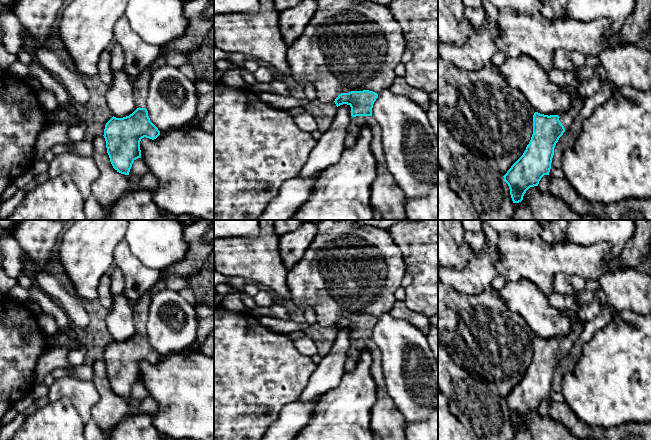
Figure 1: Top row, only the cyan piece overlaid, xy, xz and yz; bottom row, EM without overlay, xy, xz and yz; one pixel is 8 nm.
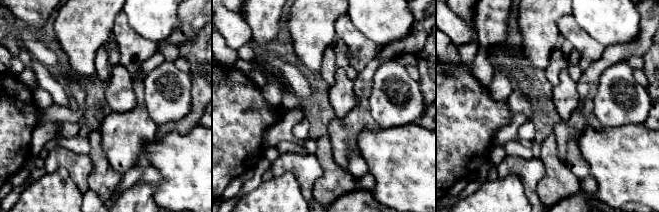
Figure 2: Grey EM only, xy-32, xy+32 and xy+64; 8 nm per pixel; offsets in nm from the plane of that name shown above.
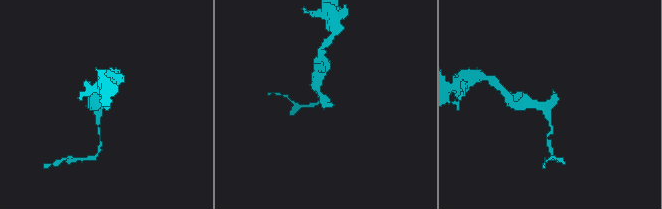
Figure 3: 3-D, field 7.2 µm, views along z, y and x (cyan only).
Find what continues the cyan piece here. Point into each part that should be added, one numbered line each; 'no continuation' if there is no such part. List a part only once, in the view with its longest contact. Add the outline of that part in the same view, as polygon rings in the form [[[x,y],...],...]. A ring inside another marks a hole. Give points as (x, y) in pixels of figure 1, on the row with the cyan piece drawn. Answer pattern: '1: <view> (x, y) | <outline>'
1: xz (386, 196) | [[[373,116],[352,117],[350,125],[348,127],[348,132],[351,133],[354,137],[357,137],[360,134],[363,126],[367,126],[372,133],[370,147],[376,160],[376,178],[373,181],[370,189],[370,201],[372,208],[380,212],[382,220],[407,220],[406,211],[403,206],[403,202],[405,201],[404,192],[399,187],[399,185],[395,181],[395,178],[386,166],[386,157],[382,144],[382,130],[377,121]]]

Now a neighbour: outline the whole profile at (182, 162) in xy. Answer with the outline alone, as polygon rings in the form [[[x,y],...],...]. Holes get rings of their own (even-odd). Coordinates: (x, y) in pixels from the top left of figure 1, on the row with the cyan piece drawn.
[[[199,127],[186,132],[173,129],[154,140],[142,138],[140,150],[148,172],[157,180],[153,199],[162,211],[214,220],[214,132]]]

